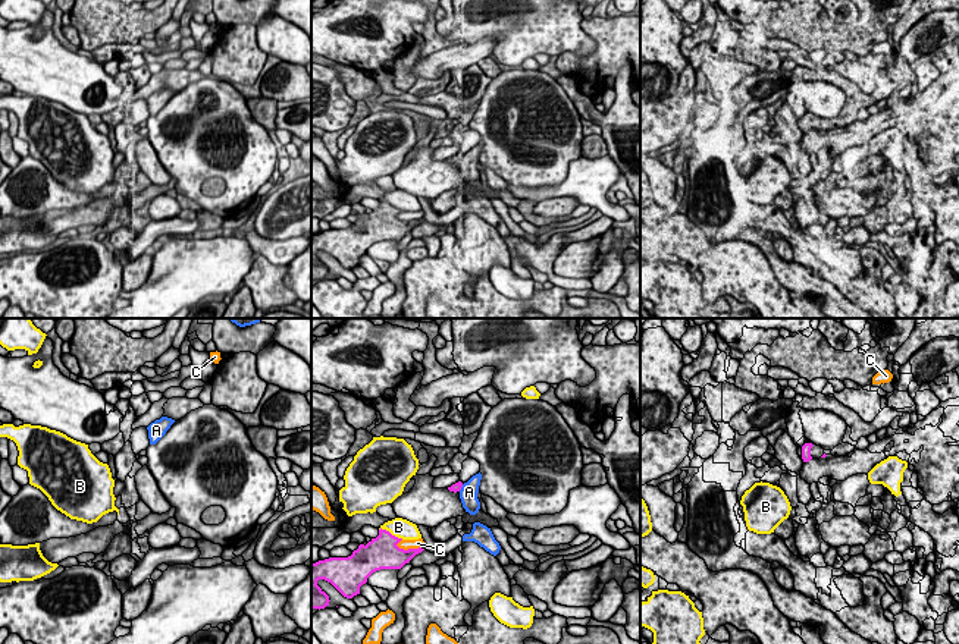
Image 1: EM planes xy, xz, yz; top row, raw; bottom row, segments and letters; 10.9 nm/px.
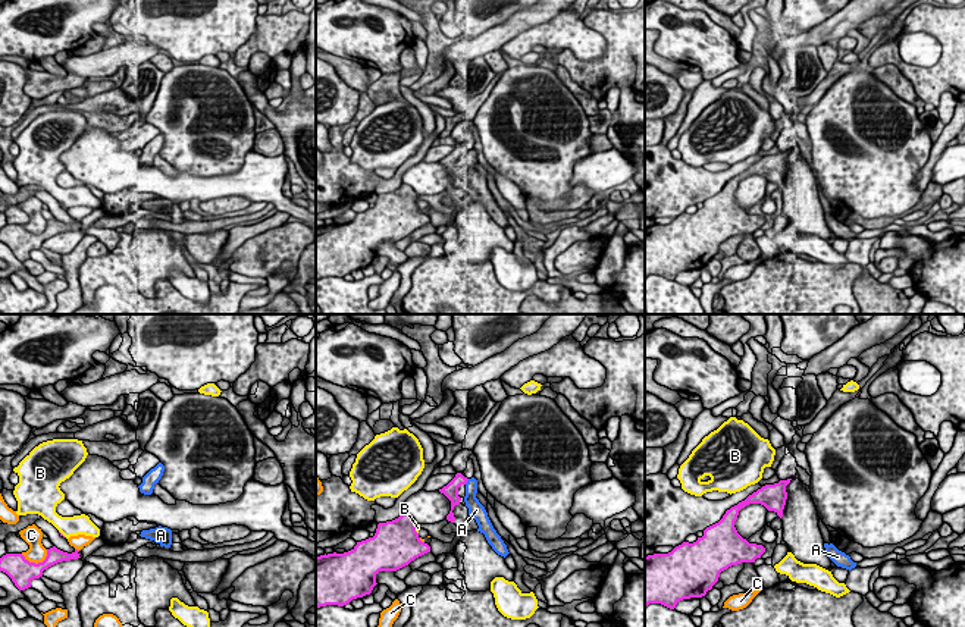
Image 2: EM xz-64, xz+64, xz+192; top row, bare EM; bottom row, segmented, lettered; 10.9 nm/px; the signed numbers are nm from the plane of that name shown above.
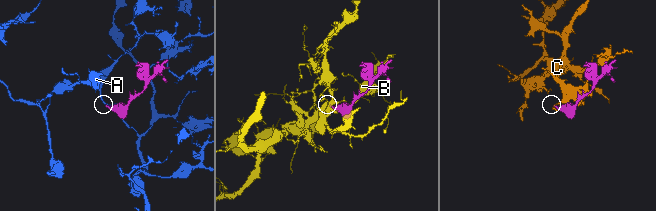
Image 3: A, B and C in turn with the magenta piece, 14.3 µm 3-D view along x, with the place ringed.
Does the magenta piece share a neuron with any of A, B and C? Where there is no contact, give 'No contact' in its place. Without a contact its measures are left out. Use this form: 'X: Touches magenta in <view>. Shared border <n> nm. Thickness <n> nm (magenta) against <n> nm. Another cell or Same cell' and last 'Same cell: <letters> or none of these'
A: Touches magenta in xz. Shared border 100 nm. Thickness 100 nm (magenta) against 190 nm. Same cell
B: Touches magenta in xz. Shared border 300 nm. Thickness 360 nm (magenta) against 220 nm. Another cell
C: Touches magenta in xz. Shared border 280 nm. Thickness 320 nm (magenta) against 120 nm. Another cell
Same cell: A

